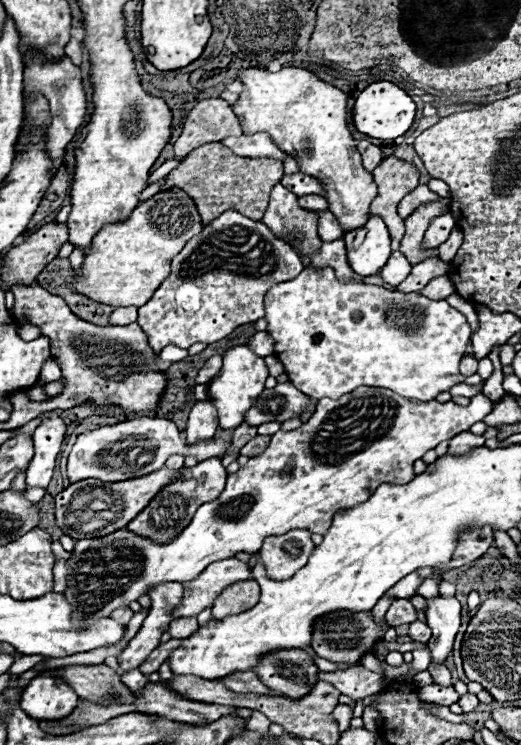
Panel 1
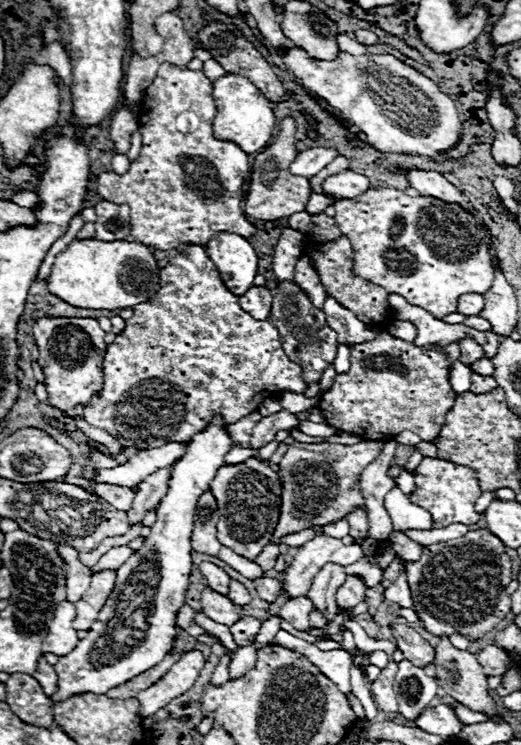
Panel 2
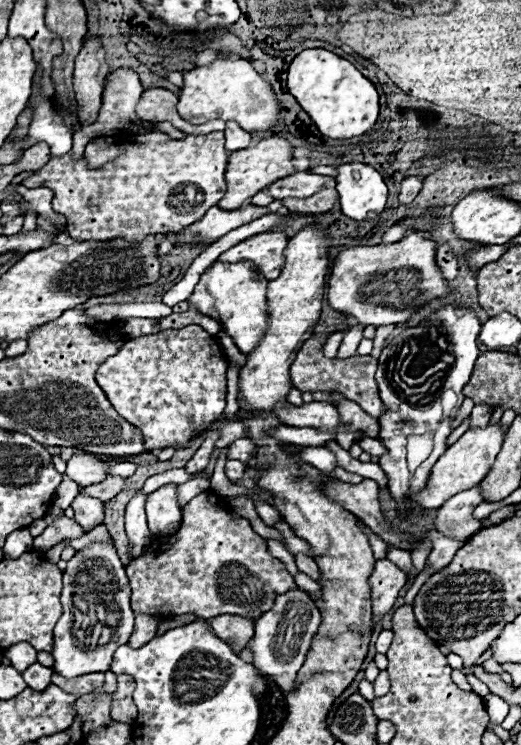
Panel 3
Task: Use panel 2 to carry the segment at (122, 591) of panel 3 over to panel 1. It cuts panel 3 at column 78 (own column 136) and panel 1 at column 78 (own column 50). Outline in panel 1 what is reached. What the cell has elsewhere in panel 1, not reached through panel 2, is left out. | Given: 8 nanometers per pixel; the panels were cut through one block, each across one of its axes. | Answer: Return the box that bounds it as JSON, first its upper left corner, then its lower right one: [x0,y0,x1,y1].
[20,674,80,720]

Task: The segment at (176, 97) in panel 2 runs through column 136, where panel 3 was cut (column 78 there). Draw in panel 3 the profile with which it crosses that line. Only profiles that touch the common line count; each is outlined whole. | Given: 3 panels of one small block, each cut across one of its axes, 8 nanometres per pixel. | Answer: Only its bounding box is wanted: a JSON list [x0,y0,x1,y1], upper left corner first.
[22,130,229,242]

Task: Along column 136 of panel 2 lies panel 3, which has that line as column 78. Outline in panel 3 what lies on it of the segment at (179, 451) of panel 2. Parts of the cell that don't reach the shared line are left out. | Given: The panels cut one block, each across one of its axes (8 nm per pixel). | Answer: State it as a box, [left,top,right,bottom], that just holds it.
[66,452,114,486]

